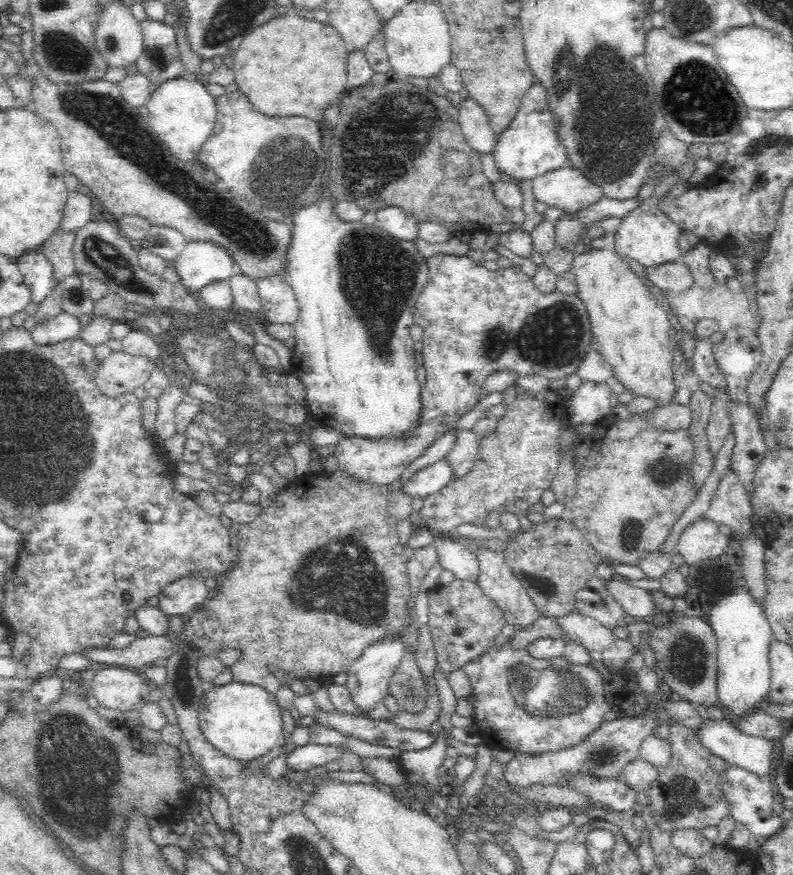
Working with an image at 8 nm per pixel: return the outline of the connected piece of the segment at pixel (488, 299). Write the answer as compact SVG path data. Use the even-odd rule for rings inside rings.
M442 252L430 256L427 258L427 264L429 265L429 282L428 285L424 286L424 292L420 294L415 302L413 310L413 322L421 326L423 330L422 343L422 358L423 366L427 374L427 380L422 385L422 409L423 409L423 422L420 423L420 428L416 428L410 438L406 440L388 440L387 442L376 442L375 440L367 440L360 436L341 436L338 444L333 447L333 454L336 456L336 462L338 462L337 470L341 470L344 474L347 474L353 482L357 484L371 484L372 486L388 486L391 482L396 482L408 465L411 465L423 452L432 444L435 438L438 438L442 433L445 433L446 429L452 428L454 422L464 417L474 408L476 405L476 397L480 392L483 380L496 369L508 369L510 371L516 371L520 373L520 376L526 376L528 374L537 374L539 378L558 378L559 376L568 376L572 373L576 373L578 365L580 364L582 355L590 349L590 344L594 339L591 331L591 322L587 313L586 305L580 300L578 296L566 296L560 294L557 290L550 292L550 294L542 294L534 286L532 279L528 279L522 271L519 269L497 269L495 271L488 270L484 266L478 266L473 259L466 255L454 255L444 254Z

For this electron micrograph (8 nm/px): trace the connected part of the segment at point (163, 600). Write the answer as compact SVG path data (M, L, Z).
M184 576L164 586L158 594L159 610L170 617L185 619L190 616L212 594L204 582L199 576Z

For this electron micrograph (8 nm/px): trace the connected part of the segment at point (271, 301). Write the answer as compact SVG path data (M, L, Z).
M273 277L255 282L262 299L261 319L267 324L294 324L299 313L299 304L293 288L285 277Z

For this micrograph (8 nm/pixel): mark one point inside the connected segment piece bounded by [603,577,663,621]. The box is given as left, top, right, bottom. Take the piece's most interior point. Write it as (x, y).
(637, 602)

